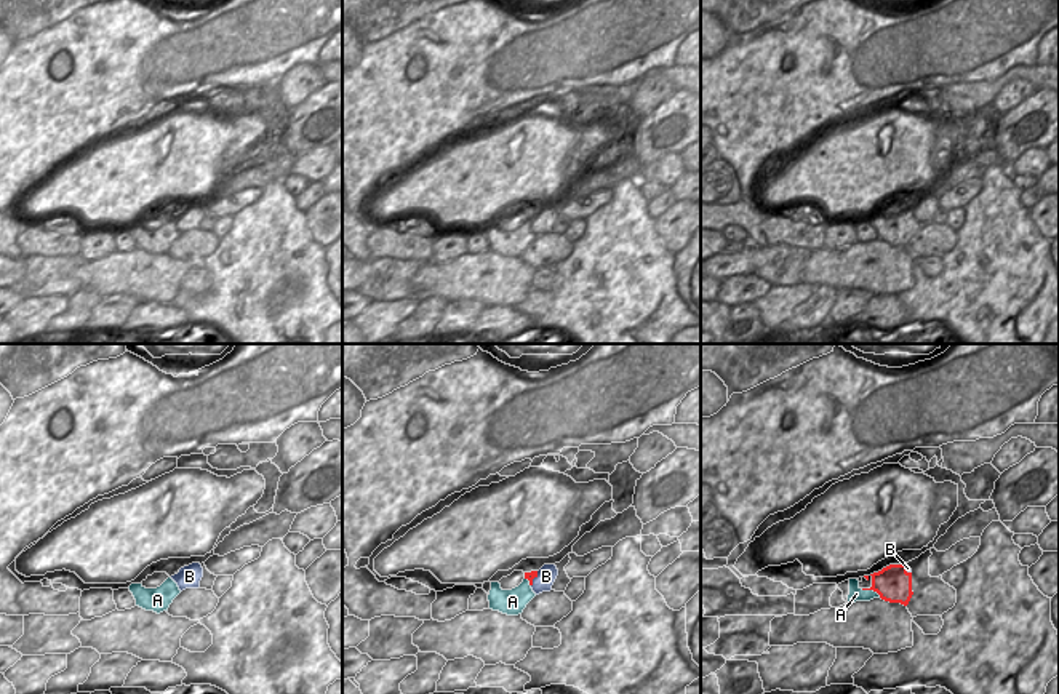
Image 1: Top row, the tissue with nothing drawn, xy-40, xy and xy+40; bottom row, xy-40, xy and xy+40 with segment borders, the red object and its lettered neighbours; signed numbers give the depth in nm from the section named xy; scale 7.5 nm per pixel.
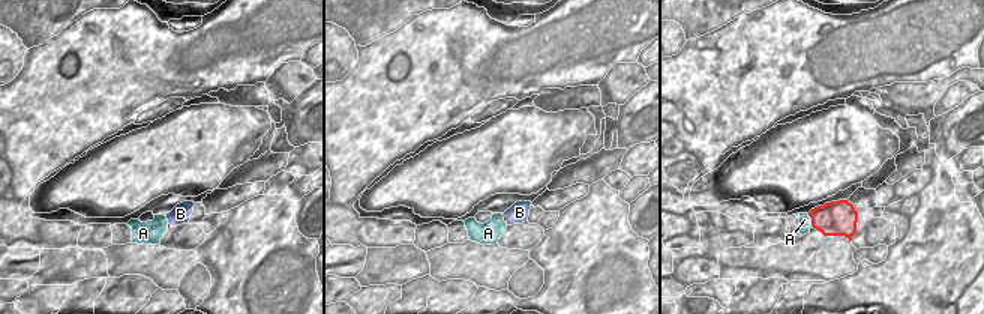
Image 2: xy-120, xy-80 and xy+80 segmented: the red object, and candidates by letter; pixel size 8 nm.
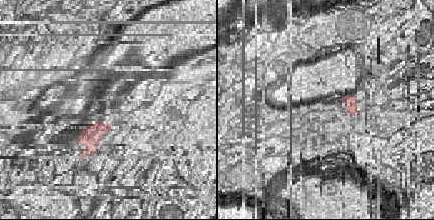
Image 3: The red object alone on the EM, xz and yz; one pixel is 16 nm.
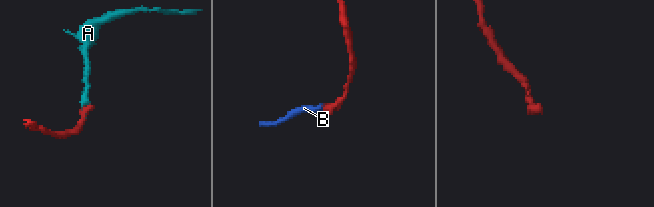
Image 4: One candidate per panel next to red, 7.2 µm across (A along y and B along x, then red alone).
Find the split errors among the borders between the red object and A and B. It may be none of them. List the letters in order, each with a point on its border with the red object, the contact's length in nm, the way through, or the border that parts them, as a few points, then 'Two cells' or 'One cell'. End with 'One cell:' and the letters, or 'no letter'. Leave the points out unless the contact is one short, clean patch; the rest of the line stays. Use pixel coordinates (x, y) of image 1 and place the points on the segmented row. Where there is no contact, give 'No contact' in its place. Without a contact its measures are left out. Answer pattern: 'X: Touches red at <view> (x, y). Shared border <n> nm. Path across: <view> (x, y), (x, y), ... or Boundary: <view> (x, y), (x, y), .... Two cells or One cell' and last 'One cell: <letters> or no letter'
A: Touches red at xy+40 (871, 589). Shared border 170 nm. One cell
B: Touches red at xy (533, 578). Shared border 130 nm. Two cells
One cell: A

